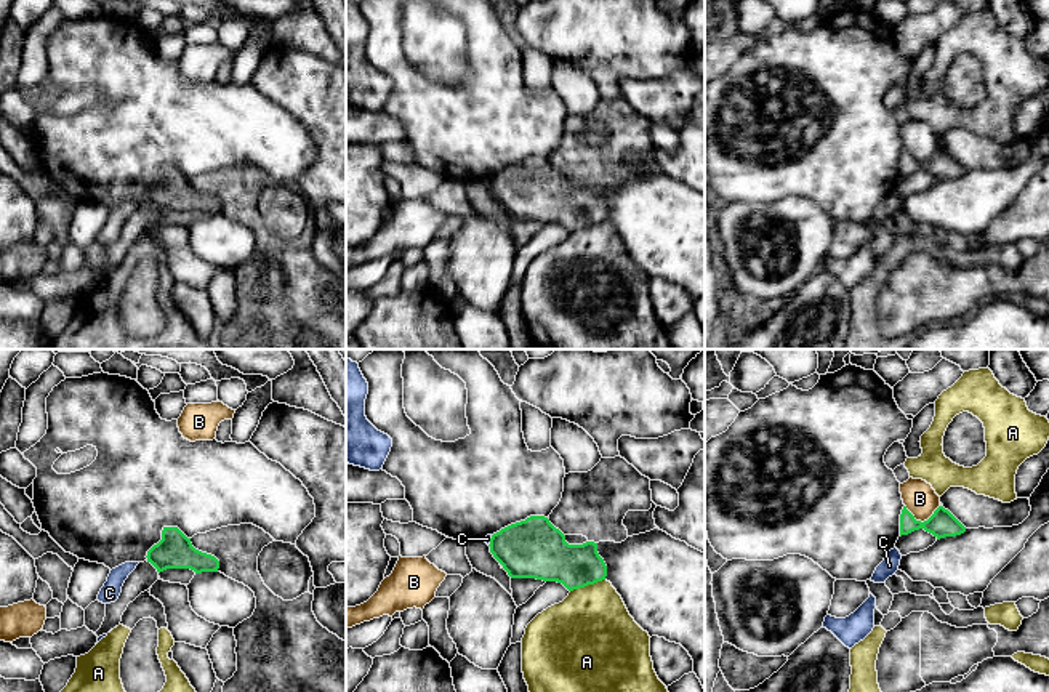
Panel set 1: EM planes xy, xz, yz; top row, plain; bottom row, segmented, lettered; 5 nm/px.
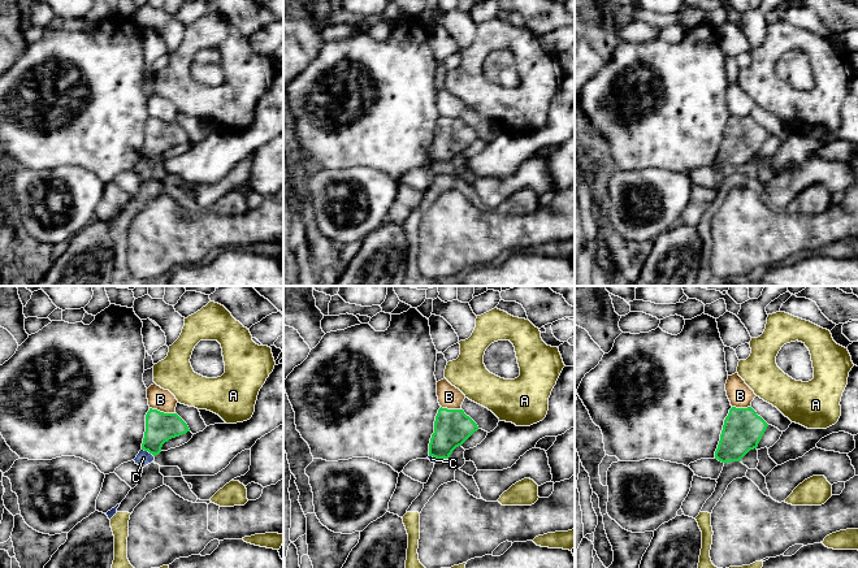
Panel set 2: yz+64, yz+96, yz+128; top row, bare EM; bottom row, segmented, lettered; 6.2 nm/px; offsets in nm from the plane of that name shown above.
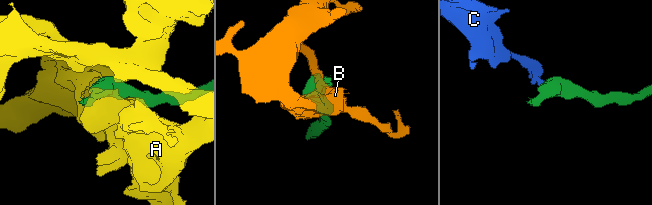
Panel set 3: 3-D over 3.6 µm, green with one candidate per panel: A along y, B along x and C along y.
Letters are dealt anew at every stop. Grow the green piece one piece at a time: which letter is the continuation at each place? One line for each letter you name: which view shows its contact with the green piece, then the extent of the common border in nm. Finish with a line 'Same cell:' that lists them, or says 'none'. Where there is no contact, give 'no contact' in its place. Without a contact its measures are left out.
Same cell: none

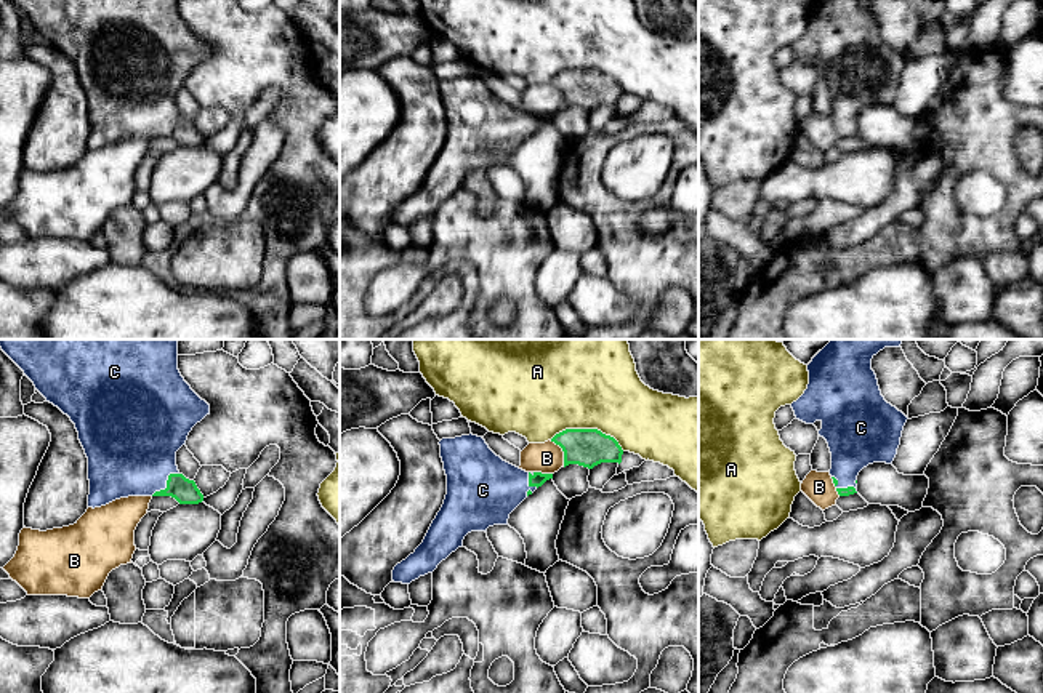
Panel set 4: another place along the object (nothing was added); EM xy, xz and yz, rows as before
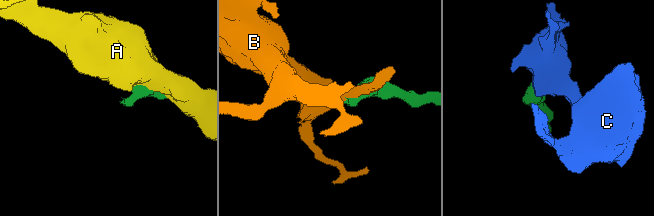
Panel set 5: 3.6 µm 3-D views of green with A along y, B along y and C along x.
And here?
C: meets green in xy; contact 180 nm long
Same cell: C

